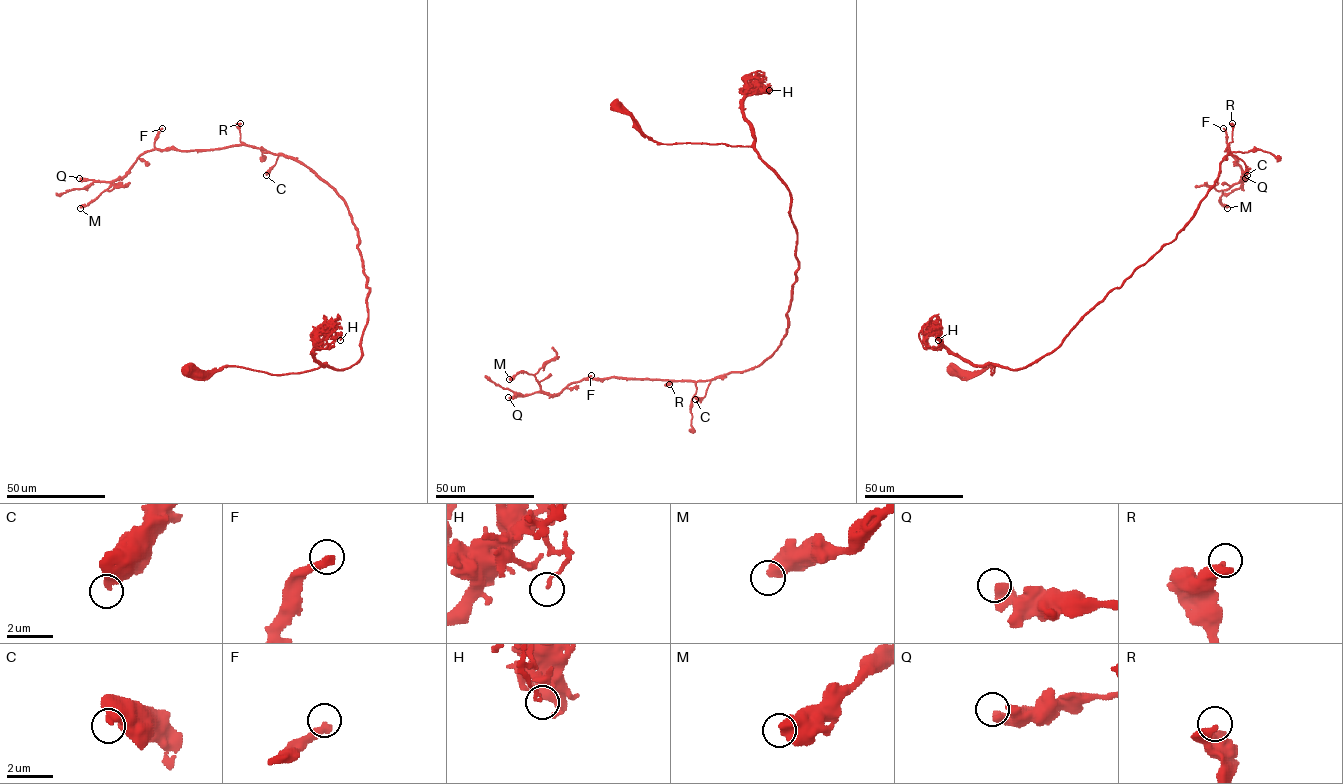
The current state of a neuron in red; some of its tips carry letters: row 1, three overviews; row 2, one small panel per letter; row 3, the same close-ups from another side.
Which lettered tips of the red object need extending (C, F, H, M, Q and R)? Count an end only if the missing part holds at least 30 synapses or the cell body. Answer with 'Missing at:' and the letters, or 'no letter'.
Missing at: F

